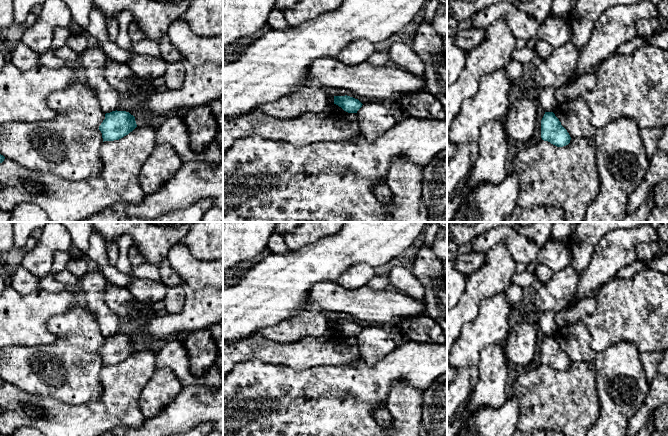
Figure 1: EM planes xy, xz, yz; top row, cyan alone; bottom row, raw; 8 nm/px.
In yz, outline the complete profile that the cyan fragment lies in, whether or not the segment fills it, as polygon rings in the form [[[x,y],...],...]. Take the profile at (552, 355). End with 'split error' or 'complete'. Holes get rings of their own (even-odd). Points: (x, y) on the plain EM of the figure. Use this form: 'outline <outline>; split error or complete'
outline [[[545,336],[541,344],[541,362],[557,371],[570,367],[571,361],[553,336]]]; complete

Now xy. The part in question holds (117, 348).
outline [[[112,335],[105,338],[99,350],[104,365],[114,365],[128,359],[137,351],[135,341],[126,335]]]; complete

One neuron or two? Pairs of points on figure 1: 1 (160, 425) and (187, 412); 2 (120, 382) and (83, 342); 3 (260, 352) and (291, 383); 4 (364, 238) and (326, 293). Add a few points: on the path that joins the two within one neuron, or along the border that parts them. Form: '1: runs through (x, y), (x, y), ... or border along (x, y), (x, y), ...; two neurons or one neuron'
1: runs through (167, 423), (180, 416); one neuron
2: border along (103, 366), (100, 371), (102, 390); two neurons
3: border along (249, 360), (295, 370); two neurons
4: border along (335, 280), (319, 281), (311, 287); two neurons

